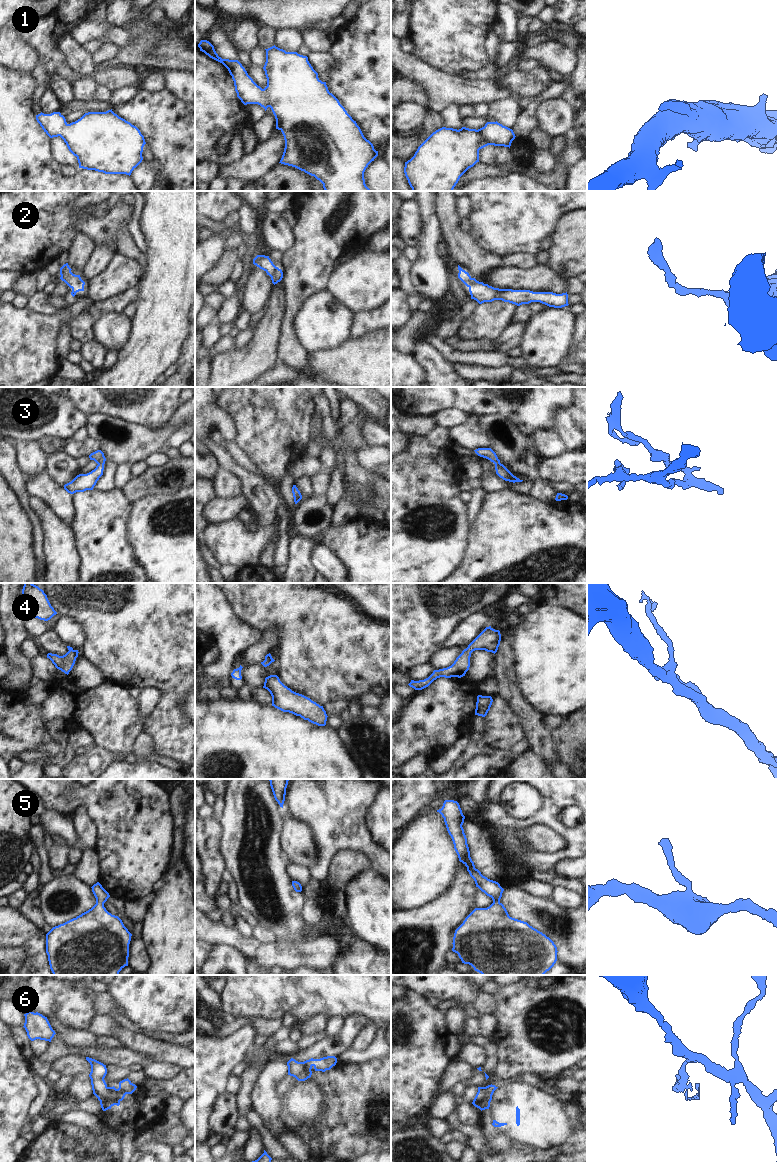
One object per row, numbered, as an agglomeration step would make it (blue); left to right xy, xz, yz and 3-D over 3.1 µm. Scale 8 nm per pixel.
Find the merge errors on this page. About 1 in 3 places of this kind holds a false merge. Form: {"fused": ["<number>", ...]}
{"fused": []}

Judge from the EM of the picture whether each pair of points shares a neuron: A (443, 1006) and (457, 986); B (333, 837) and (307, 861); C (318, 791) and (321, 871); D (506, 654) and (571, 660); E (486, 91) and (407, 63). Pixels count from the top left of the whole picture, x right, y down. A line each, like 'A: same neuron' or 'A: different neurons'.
A: different neurons
B: different neurons
C: same neuron
D: different neurons
E: same neuron

